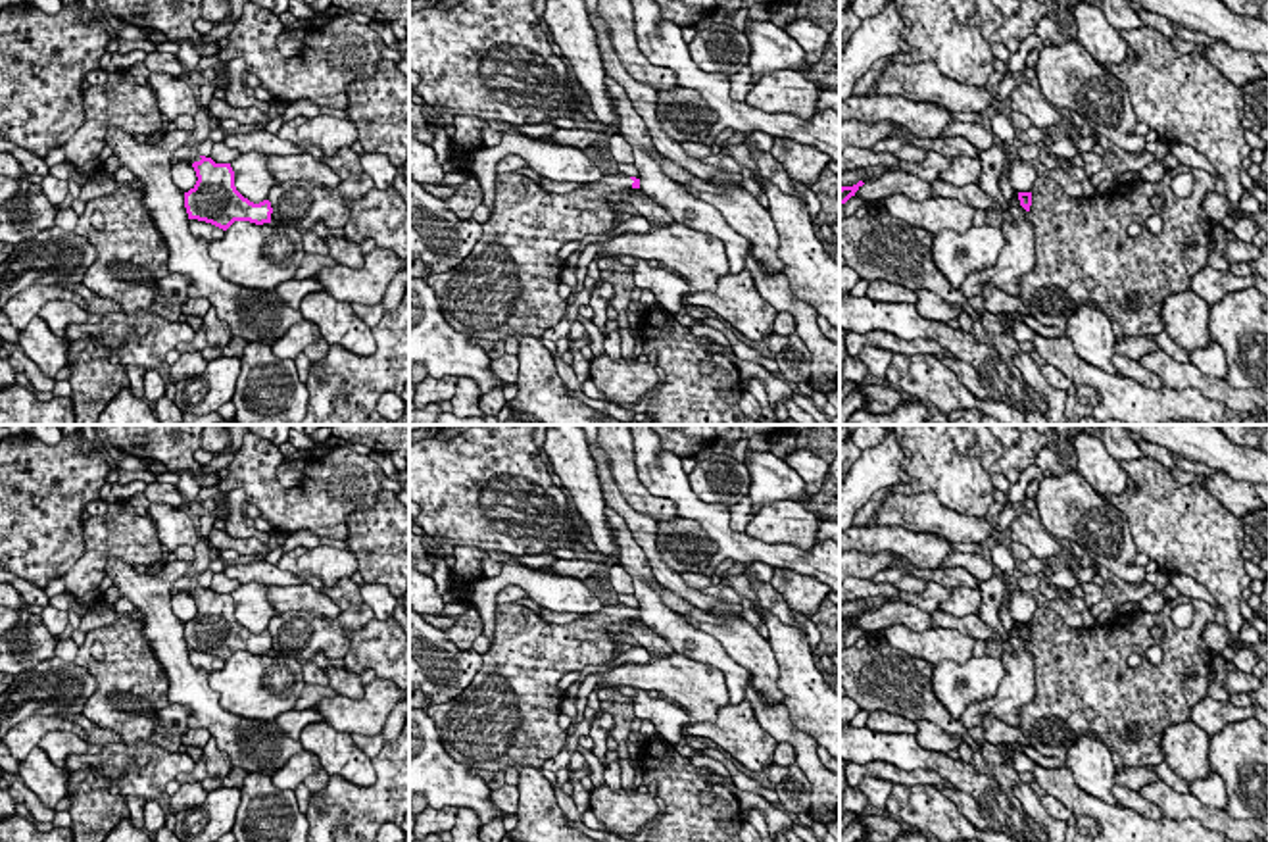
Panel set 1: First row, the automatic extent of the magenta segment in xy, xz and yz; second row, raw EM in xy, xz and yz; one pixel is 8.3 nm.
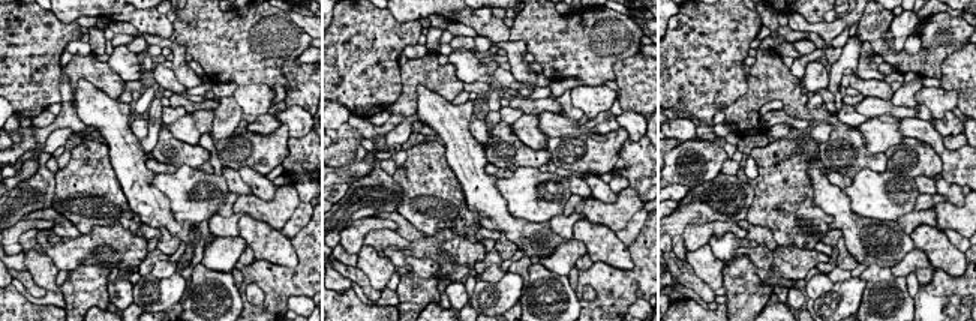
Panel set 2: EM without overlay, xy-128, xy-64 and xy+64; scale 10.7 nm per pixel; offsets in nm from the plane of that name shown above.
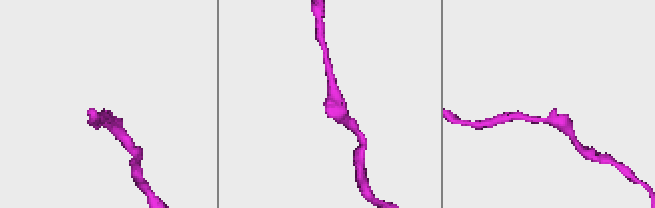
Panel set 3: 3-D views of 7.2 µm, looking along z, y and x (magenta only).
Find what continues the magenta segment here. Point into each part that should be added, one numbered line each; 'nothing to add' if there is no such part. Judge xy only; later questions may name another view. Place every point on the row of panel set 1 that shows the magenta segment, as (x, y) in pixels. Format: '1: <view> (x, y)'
1: xy (191, 154)

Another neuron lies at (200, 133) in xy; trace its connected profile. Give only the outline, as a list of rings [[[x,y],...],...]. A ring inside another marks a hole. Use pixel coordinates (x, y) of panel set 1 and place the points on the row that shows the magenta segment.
[[[221,73],[215,75],[213,81],[209,81],[207,85],[198,88],[198,113],[194,115],[194,131],[190,133],[190,136],[196,140],[196,144],[202,144],[207,136],[209,136],[209,102],[213,100],[213,92],[217,88],[227,88],[229,79]]]

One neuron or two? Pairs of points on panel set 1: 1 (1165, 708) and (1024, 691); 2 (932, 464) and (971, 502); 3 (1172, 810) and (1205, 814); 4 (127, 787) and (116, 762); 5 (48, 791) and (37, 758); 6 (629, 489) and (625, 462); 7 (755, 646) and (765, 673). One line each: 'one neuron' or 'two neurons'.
1: two neurons
2: one neuron
3: one neuron
4: one neuron
5: one neuron
6: one neuron
7: one neuron

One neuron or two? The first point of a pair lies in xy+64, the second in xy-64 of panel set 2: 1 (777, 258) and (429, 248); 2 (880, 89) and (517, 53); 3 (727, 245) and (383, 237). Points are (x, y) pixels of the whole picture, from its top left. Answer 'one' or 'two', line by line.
1: one
2: two
3: one

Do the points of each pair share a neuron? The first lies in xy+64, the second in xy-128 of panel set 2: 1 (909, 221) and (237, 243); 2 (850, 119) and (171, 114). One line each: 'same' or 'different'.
1: different
2: same

